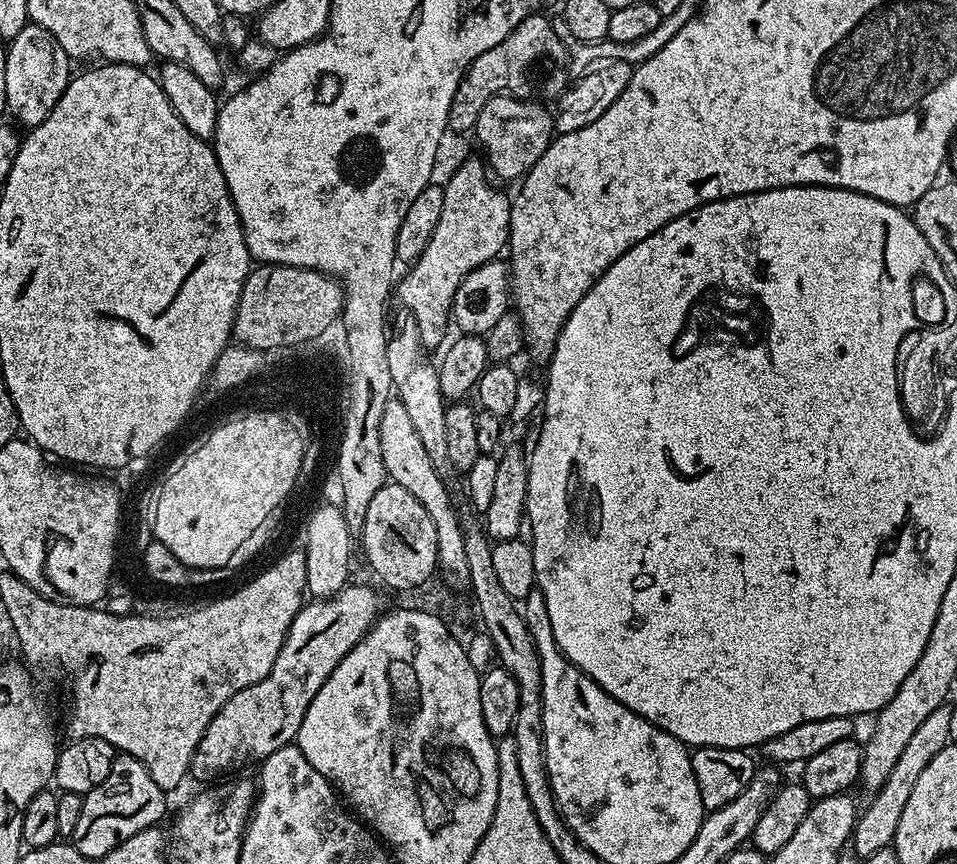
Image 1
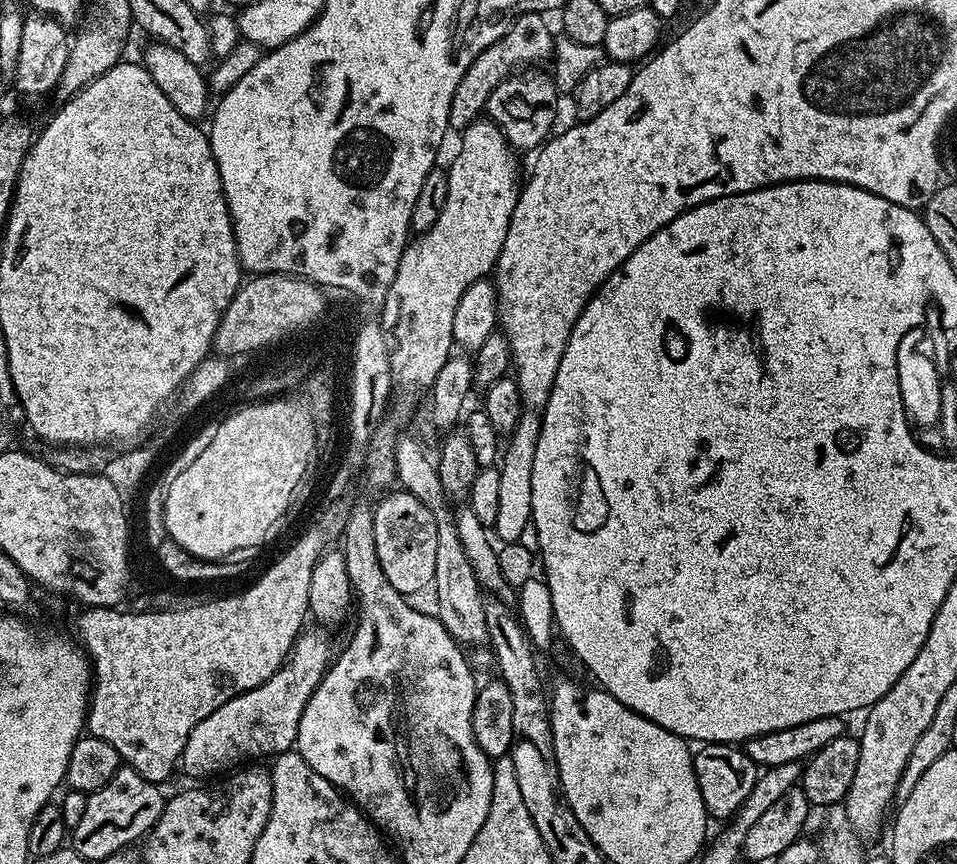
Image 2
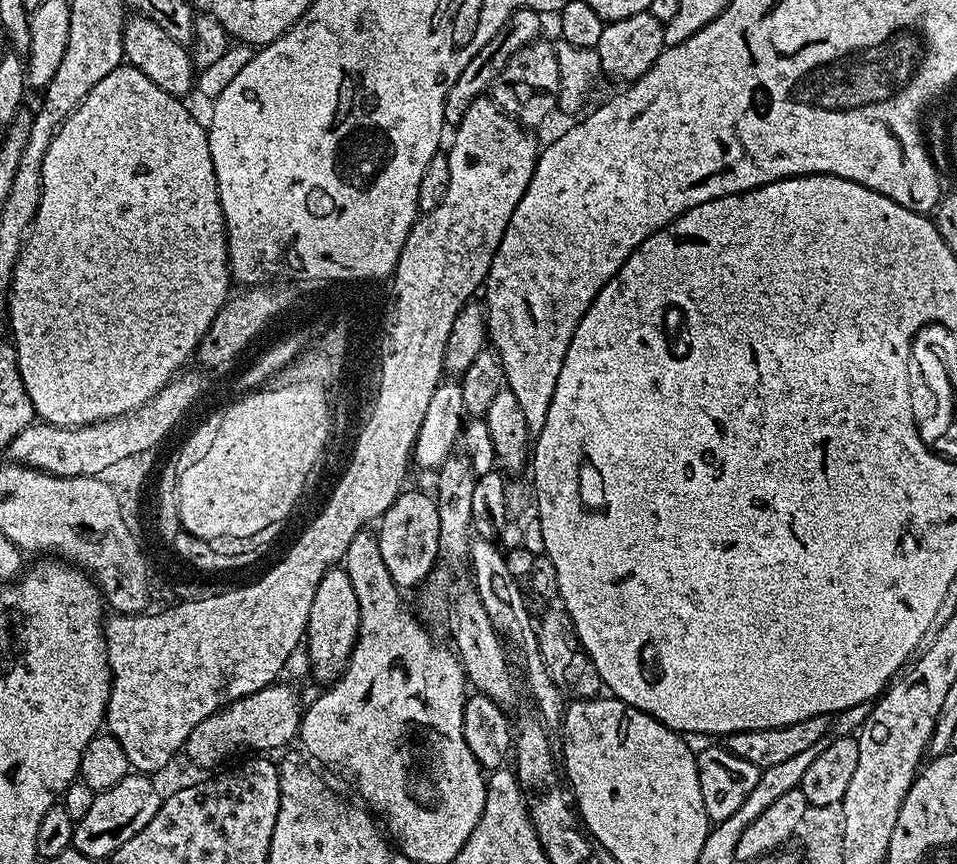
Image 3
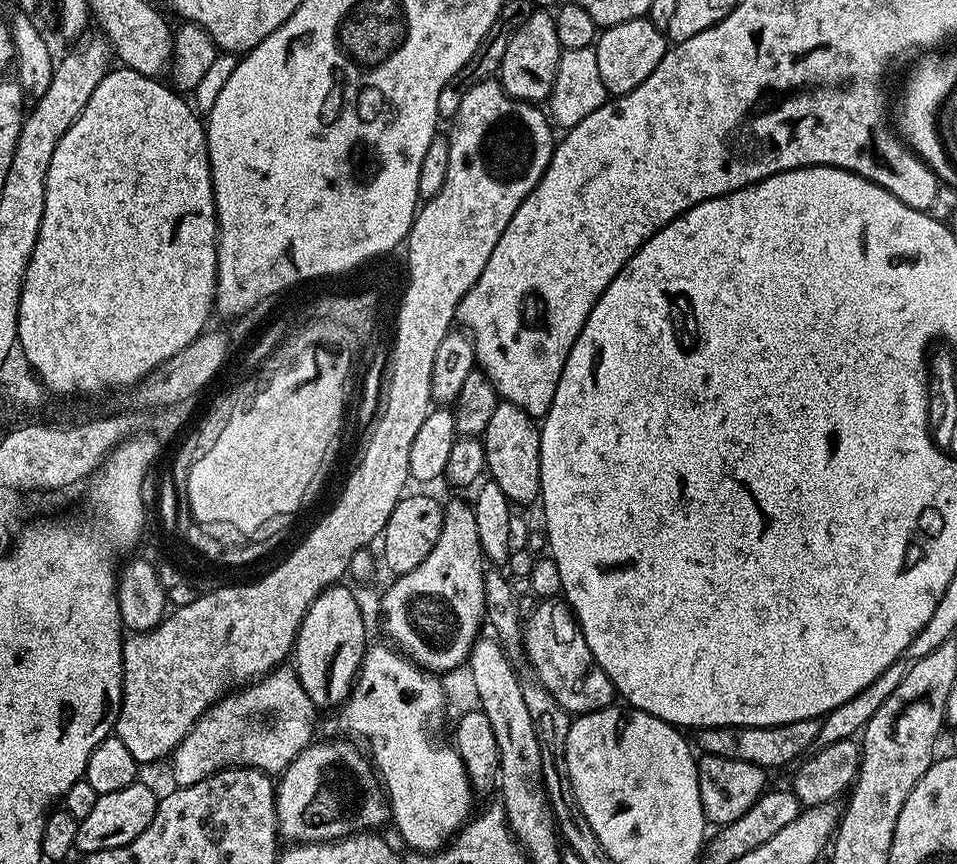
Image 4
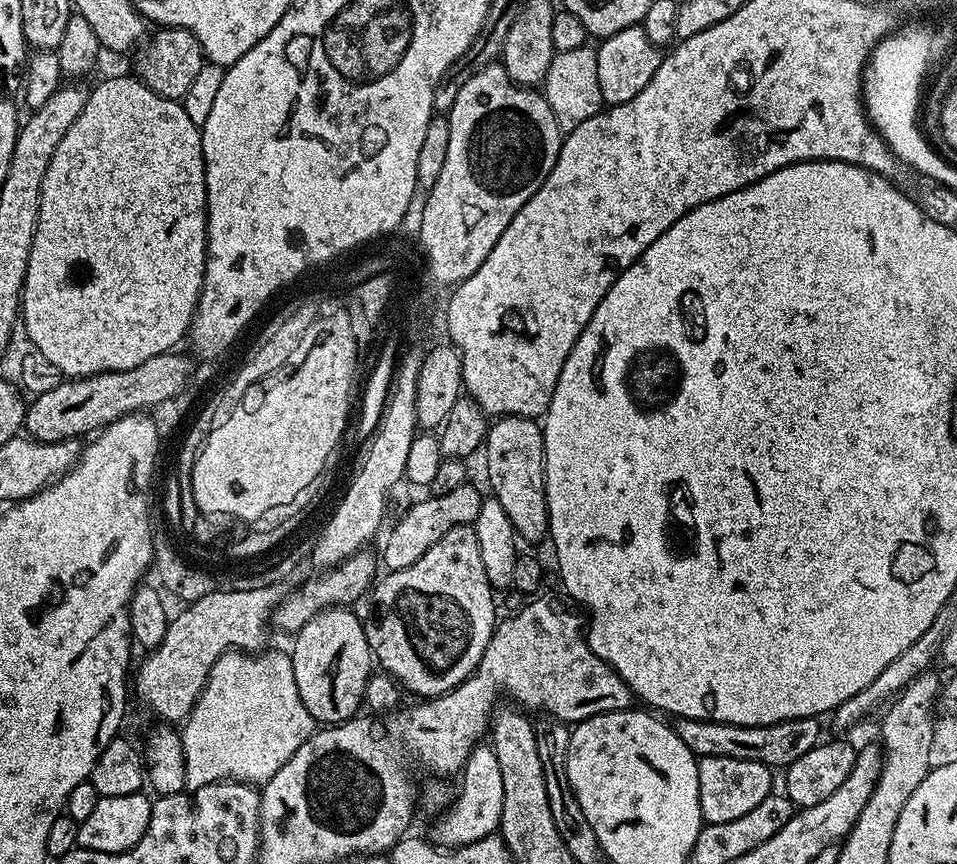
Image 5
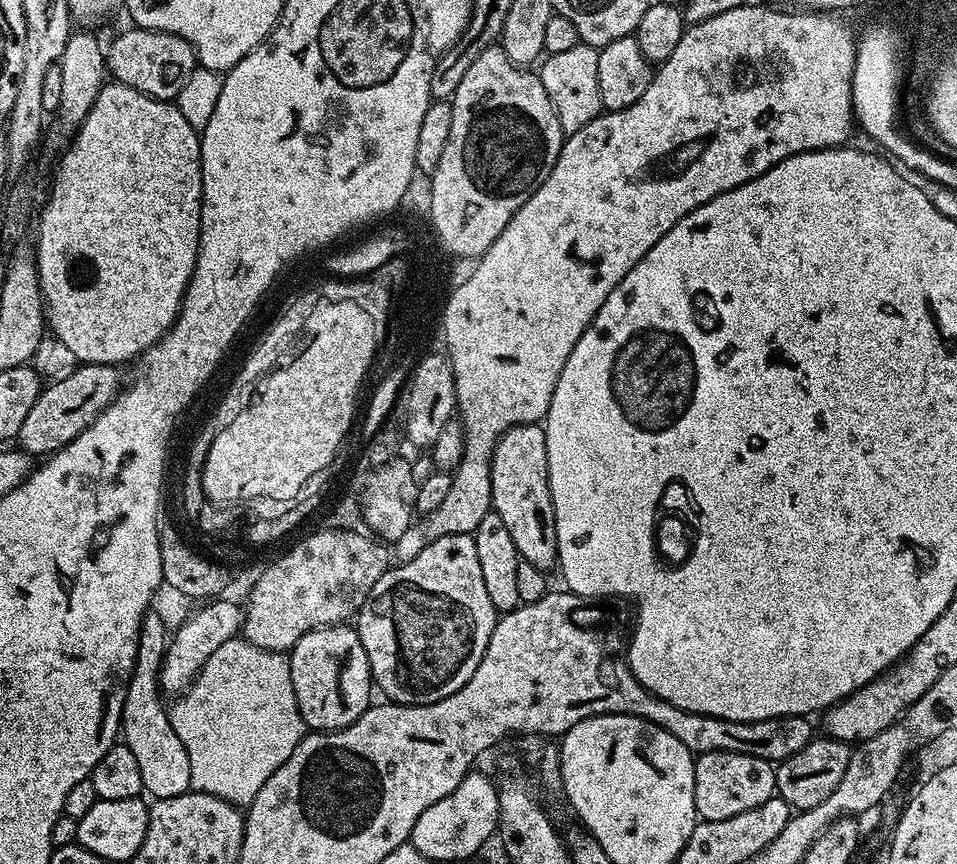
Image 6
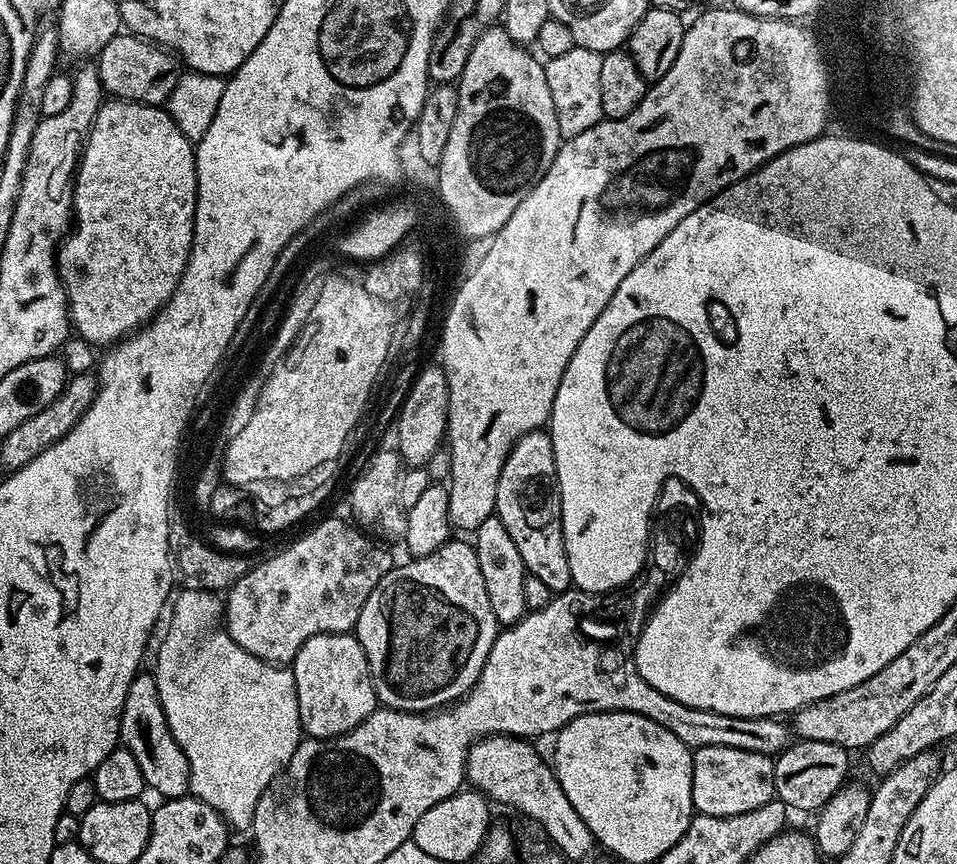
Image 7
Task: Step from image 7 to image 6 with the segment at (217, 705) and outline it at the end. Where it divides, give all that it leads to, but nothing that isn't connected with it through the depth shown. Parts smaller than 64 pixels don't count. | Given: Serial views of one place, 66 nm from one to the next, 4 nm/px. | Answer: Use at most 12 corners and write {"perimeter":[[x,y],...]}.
{"perimeter":[[222,642],[168,717],[191,791],[252,803],[306,734],[288,656]]}

